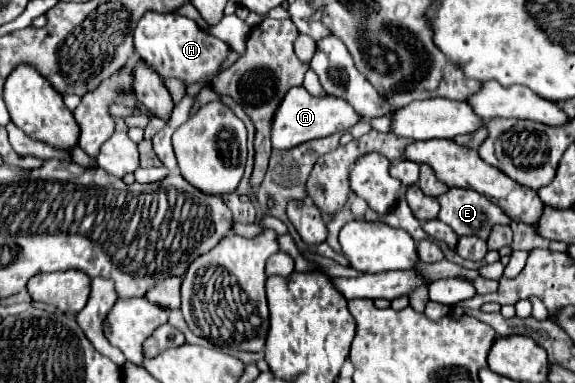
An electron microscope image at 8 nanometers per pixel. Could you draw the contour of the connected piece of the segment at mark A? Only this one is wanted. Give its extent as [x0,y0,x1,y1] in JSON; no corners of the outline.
[271,87,361,149]

